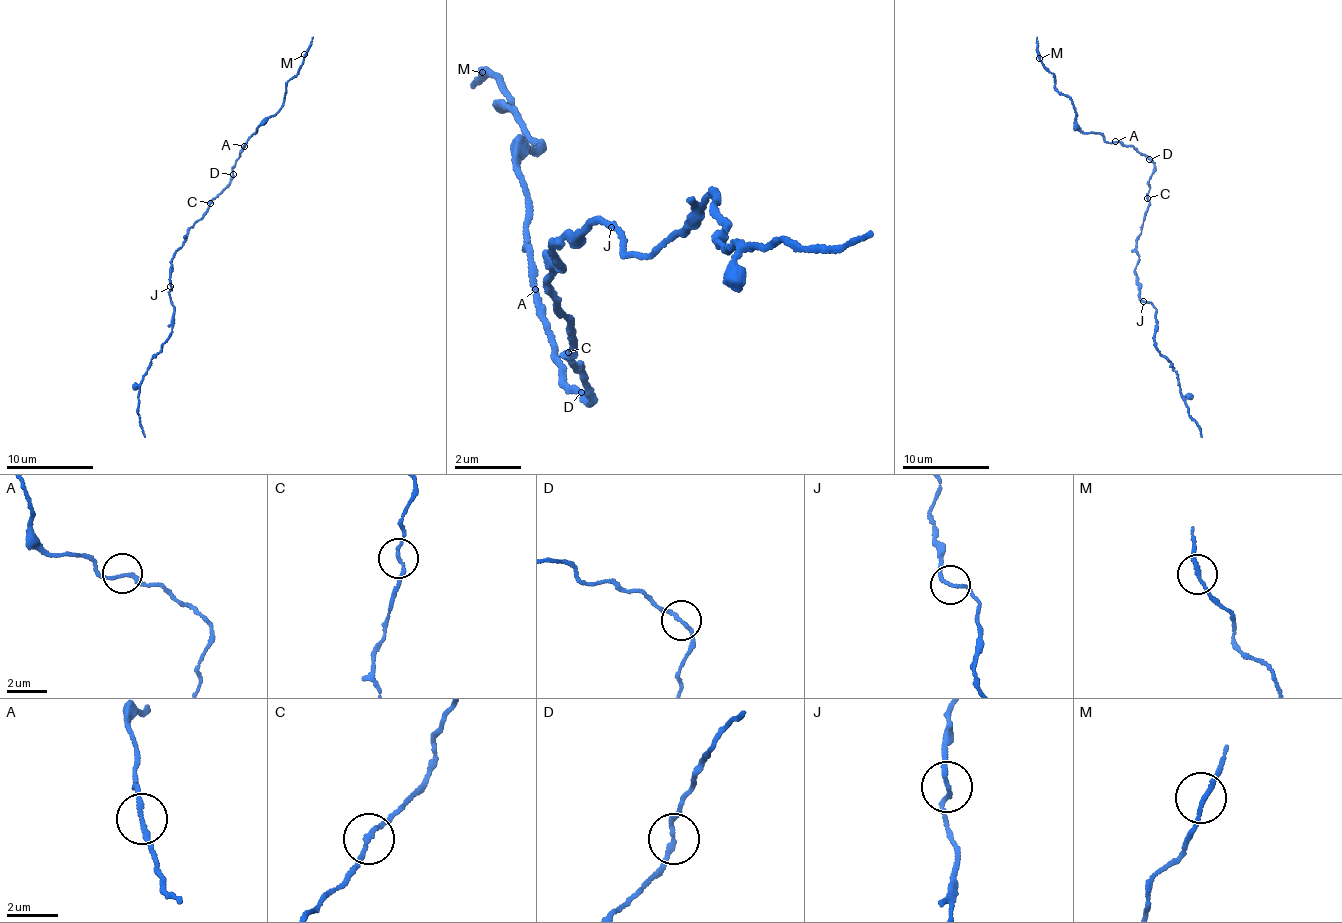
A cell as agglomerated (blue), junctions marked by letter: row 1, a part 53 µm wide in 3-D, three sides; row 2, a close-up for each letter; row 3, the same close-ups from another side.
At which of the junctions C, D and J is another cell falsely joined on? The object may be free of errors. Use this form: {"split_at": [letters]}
{"split_at": []}

